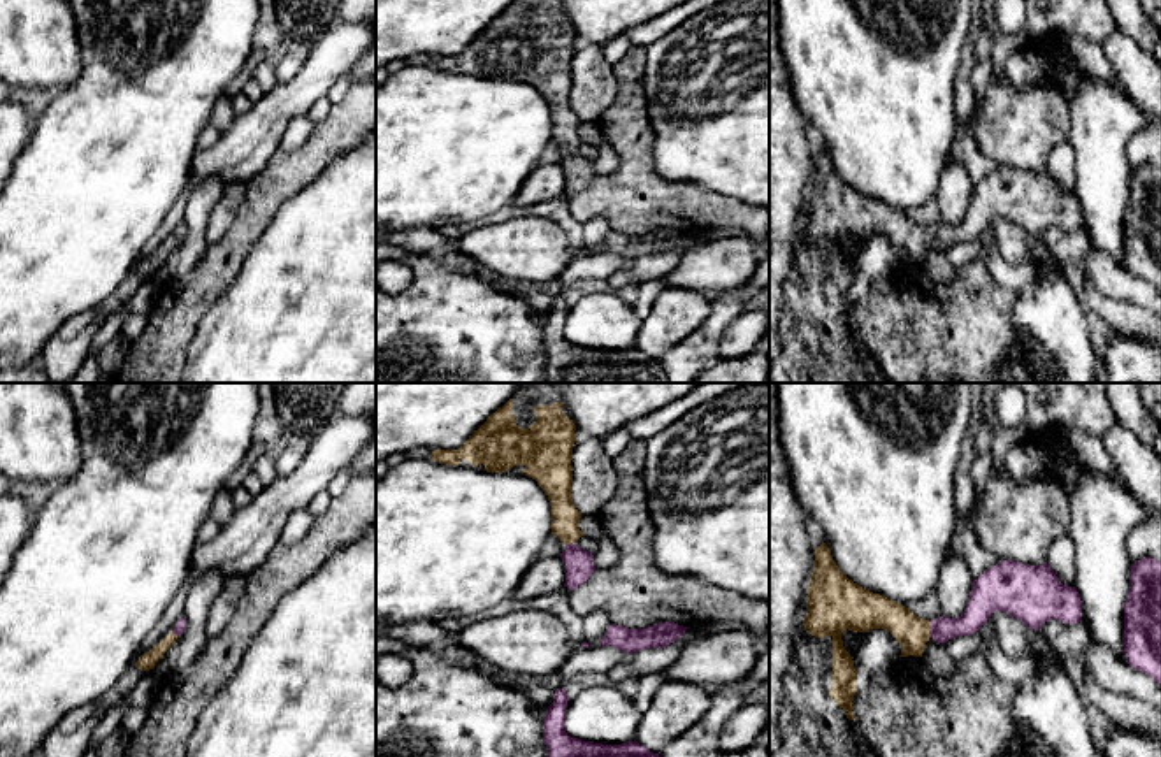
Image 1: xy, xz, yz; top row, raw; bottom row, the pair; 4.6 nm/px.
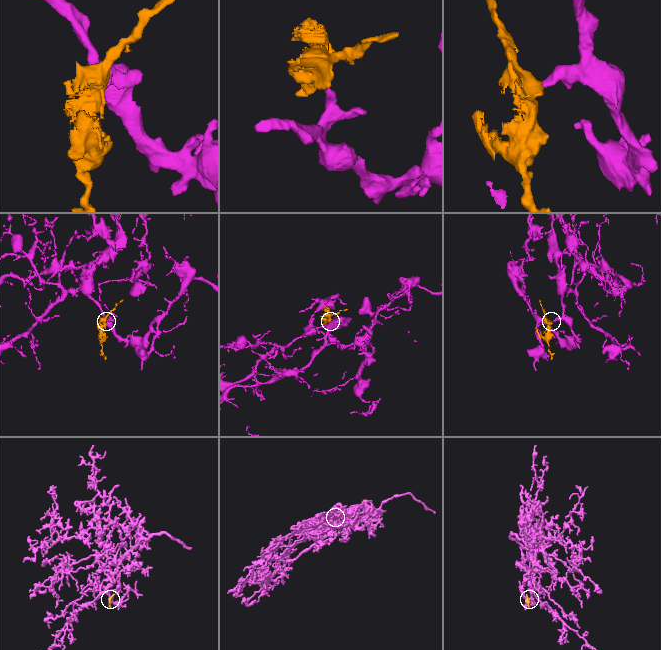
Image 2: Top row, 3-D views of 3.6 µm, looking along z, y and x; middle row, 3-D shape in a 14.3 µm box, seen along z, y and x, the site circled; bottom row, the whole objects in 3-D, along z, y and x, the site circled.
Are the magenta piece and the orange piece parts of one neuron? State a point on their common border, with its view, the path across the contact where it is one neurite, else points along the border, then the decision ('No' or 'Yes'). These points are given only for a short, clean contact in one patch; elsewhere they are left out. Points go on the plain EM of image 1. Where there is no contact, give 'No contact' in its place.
Touches magenta at yz (930, 236). Path across: yz (979, 215), (961, 232), (930, 236), (912, 239). Yes

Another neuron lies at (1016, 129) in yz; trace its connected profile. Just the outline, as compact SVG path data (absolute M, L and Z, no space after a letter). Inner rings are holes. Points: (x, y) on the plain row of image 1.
M1050 76L1022 91L1006 77L992 79L975 133L982 153L1001 167L1042 172L1050 151L1068 141L1070 107Z

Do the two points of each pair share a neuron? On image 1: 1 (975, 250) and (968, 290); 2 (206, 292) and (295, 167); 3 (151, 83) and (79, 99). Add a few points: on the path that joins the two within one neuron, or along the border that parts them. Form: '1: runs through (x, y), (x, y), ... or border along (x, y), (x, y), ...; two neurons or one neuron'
1: border along (956, 267), (980, 257), (989, 274), (1005, 287); two neurons
2: runs through (223, 260), (264, 199); one neuron
3: runs through (134, 99), (97, 99); one neuron

